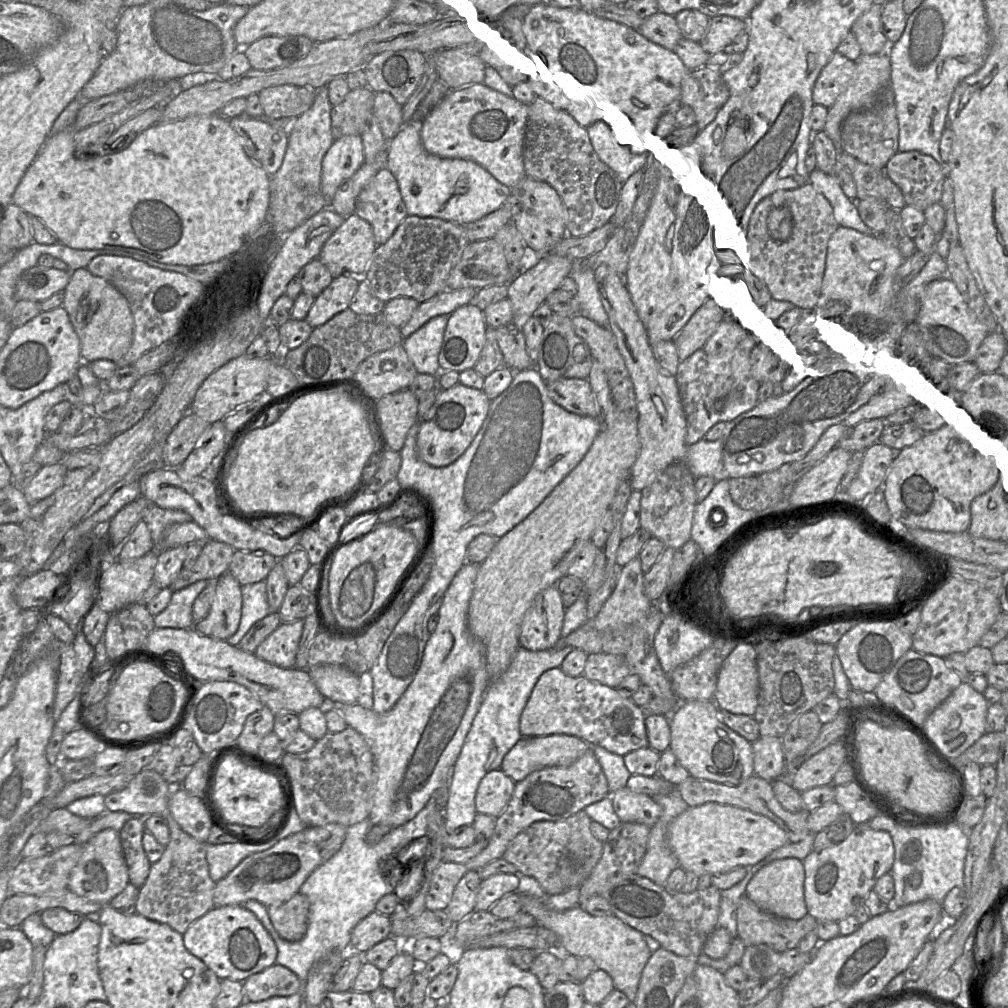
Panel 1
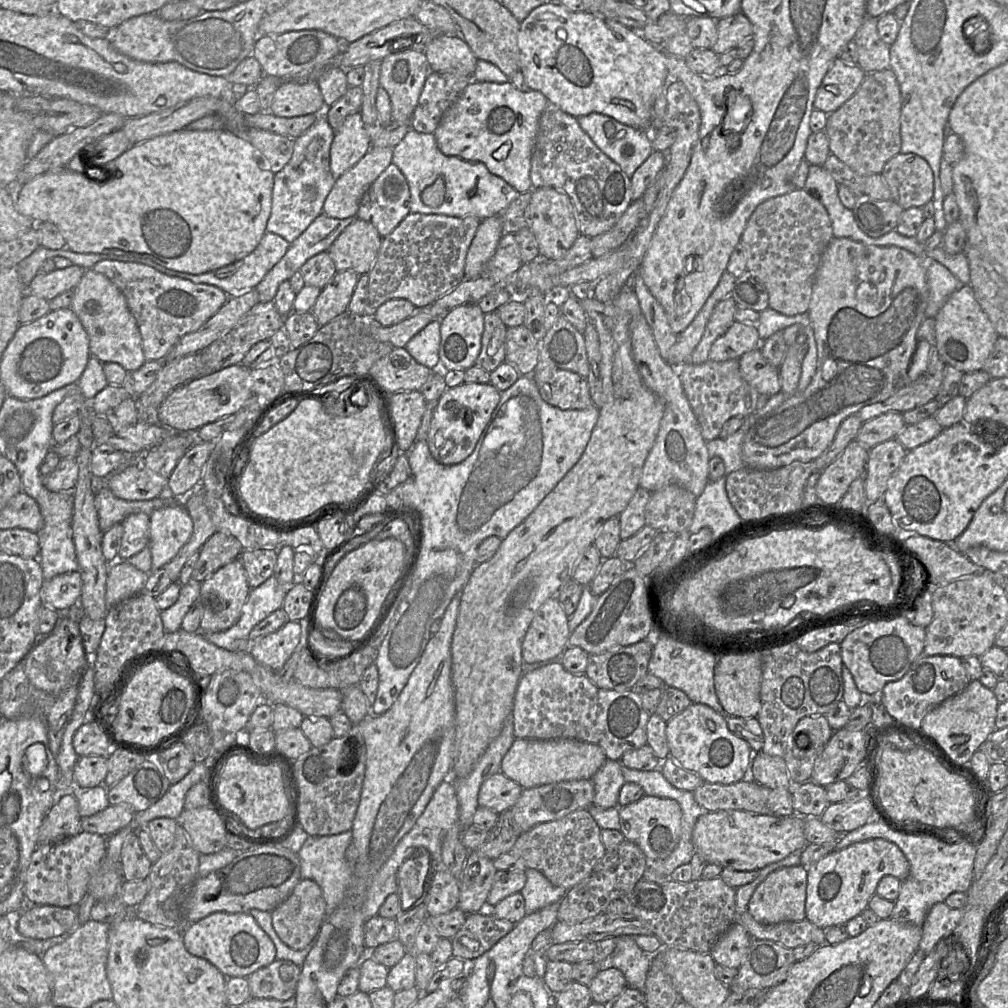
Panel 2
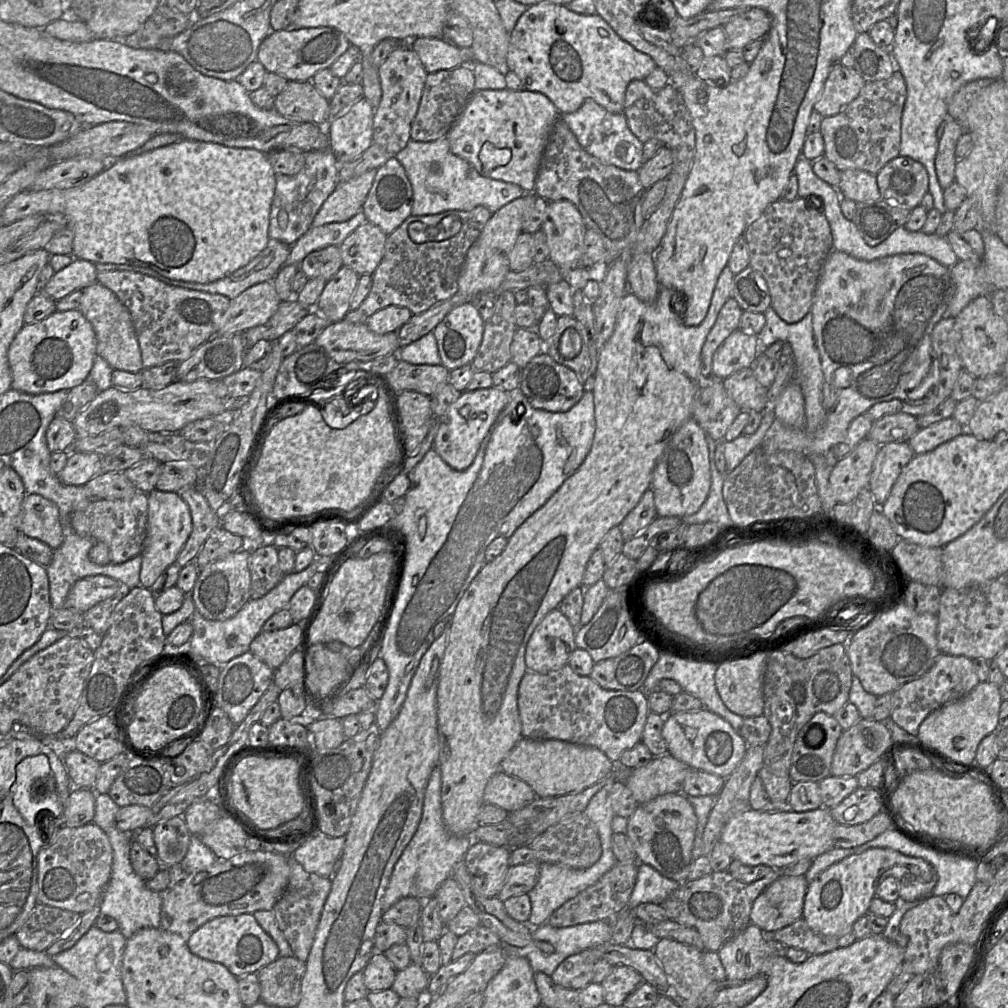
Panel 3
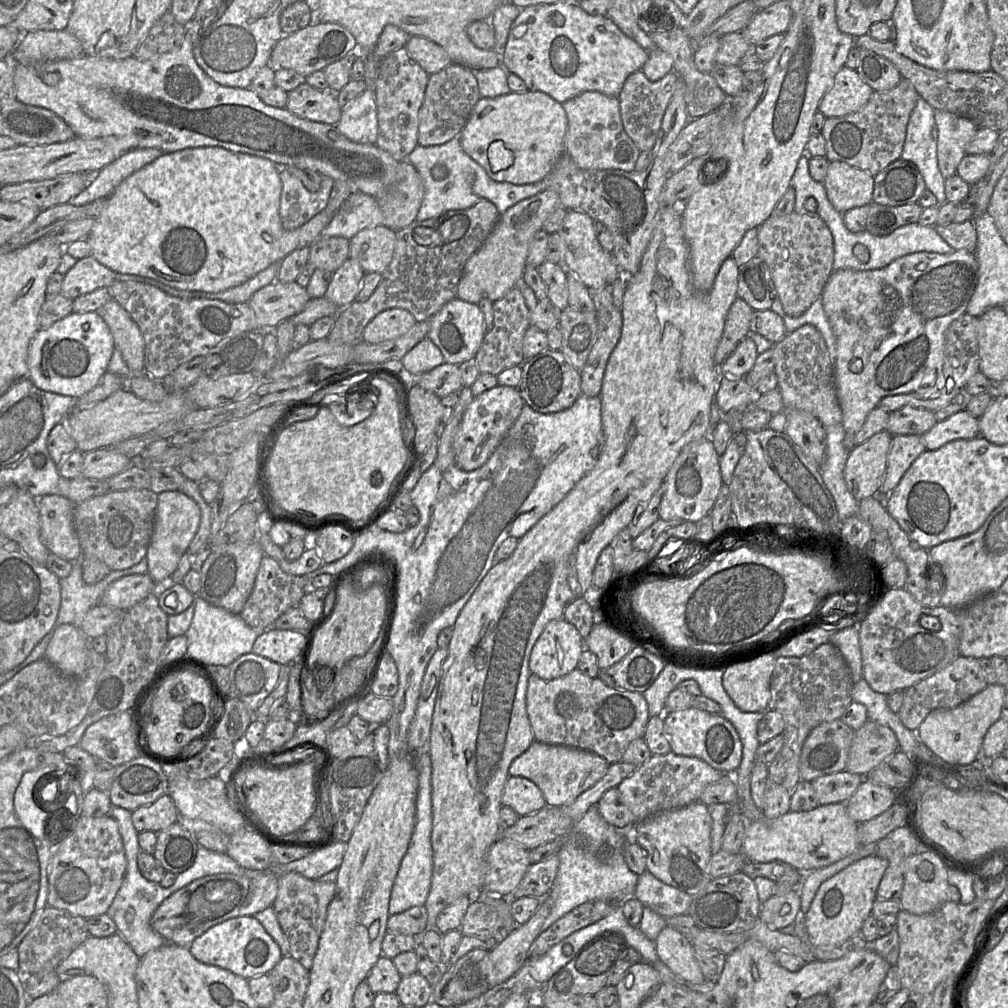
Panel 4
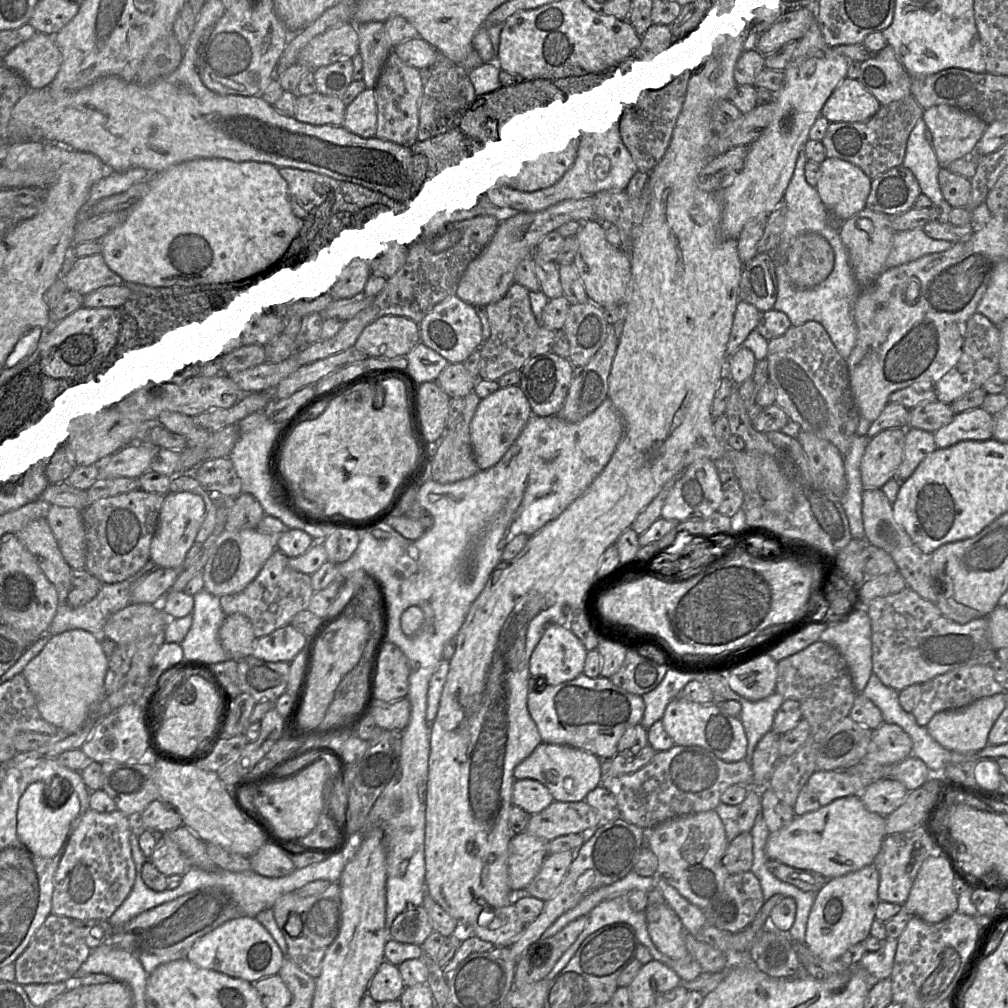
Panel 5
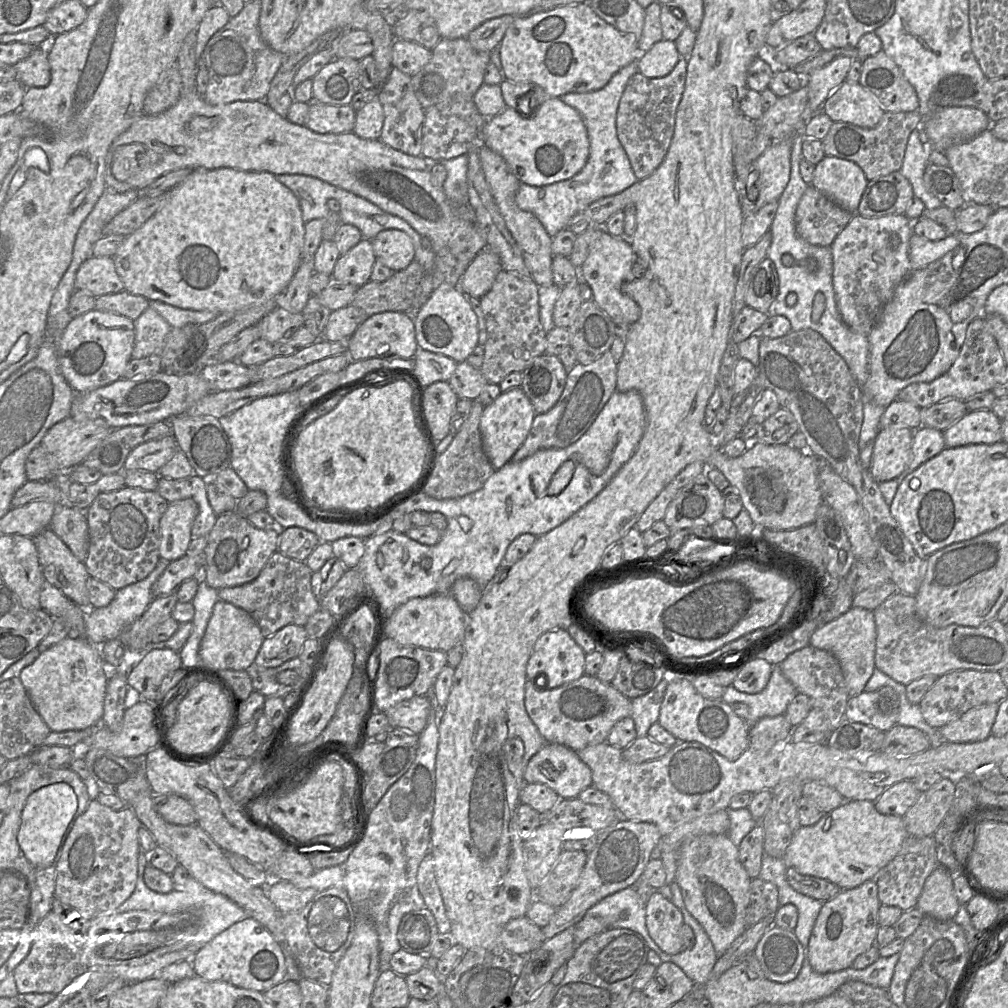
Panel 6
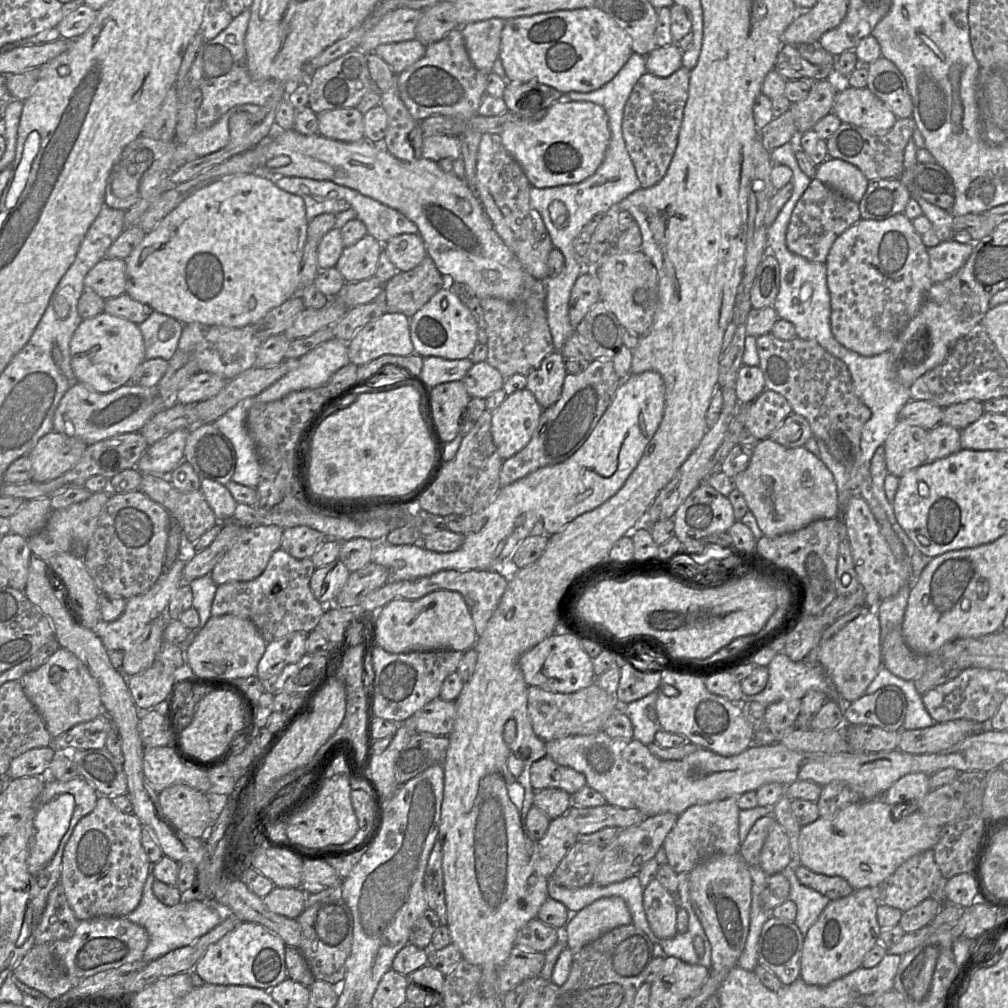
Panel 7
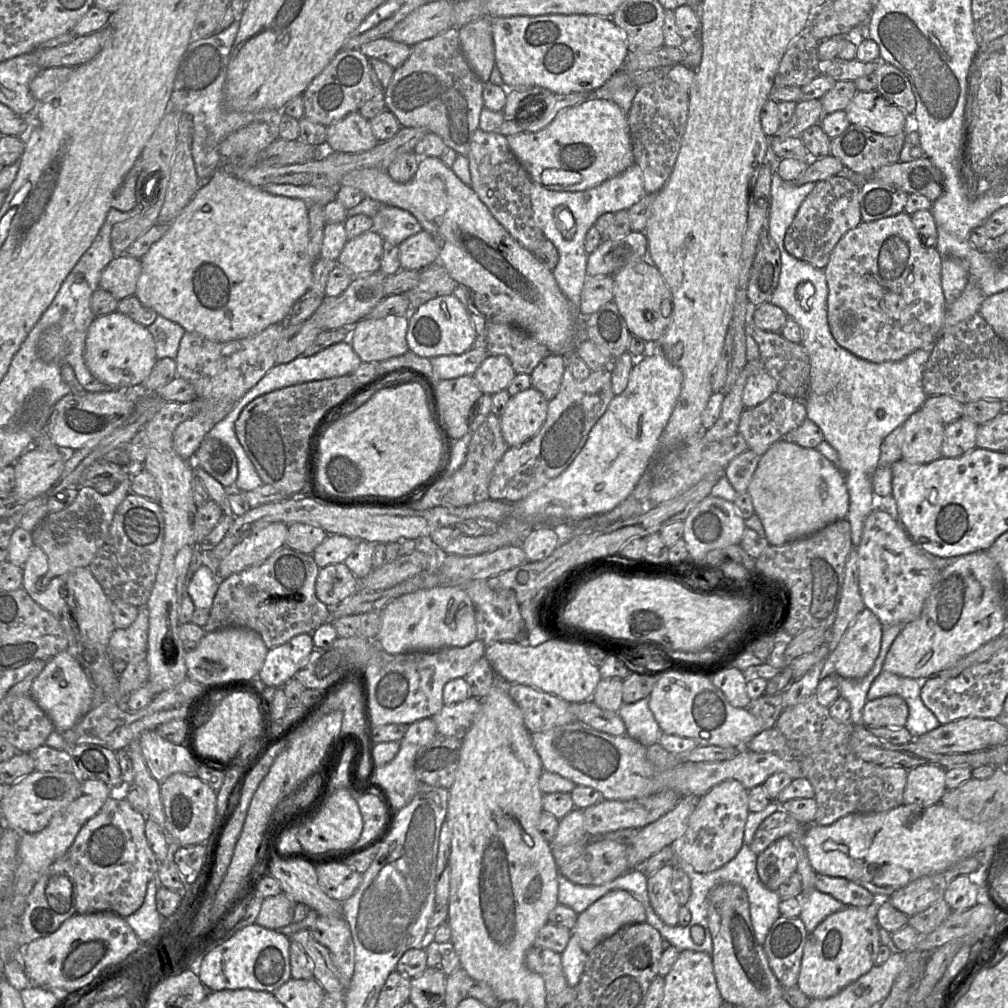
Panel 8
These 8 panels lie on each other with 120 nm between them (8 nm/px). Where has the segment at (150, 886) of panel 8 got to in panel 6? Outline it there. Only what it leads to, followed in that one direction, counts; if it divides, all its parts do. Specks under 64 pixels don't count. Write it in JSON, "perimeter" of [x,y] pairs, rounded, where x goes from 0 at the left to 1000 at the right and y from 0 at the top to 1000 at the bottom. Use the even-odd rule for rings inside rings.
{"perimeter":[[[139,840],[137,847],[137,870],[134,883],[132,887],[115,902],[115,905],[125,906],[131,903],[146,903],[159,906],[187,906],[188,908],[193,909],[196,912],[196,923],[191,929],[182,932],[182,934],[184,934],[184,939],[181,941],[187,939],[197,939],[198,941],[229,918],[247,910],[245,906],[231,894],[222,888],[206,883],[190,870],[188,871],[180,883],[172,883],[167,887],[158,887],[149,883],[143,875],[143,863],[146,858],[144,846]]]}

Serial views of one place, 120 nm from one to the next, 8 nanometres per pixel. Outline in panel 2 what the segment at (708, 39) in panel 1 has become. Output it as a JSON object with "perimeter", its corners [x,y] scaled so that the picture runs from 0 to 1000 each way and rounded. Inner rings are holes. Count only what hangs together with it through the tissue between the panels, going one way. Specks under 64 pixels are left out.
{"perimeter":[[[737,12],[709,21],[712,38],[705,49],[712,55],[731,48],[741,37],[747,37],[746,24]]]}

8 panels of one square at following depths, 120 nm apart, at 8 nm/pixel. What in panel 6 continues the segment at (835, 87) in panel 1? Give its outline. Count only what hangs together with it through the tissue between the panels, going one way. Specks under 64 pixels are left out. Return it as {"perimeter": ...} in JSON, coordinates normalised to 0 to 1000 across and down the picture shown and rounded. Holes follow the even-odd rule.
{"perimeter":[[[837,80],[818,99],[814,109],[826,121],[838,121],[864,128],[870,125],[878,110],[863,90],[852,81]]]}

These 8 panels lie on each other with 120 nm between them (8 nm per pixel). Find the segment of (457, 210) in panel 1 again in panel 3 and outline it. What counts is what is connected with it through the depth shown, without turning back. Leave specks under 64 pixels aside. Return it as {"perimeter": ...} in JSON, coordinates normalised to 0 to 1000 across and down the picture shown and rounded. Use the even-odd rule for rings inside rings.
{"perimeter":[[[443,136],[426,141],[407,138],[392,156],[401,166],[410,188],[410,214],[430,213],[444,208],[466,209],[475,203],[489,212],[522,191],[513,183],[475,173],[462,159],[447,151]]]}

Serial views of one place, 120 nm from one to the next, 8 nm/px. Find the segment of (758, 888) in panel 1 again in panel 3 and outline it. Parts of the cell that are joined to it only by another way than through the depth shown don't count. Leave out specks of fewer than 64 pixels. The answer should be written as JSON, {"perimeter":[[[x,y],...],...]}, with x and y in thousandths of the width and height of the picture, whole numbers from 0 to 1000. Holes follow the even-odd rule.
{"perimeter":[[[798,868],[773,870],[748,893],[745,916],[768,925],[796,911],[802,878]]]}

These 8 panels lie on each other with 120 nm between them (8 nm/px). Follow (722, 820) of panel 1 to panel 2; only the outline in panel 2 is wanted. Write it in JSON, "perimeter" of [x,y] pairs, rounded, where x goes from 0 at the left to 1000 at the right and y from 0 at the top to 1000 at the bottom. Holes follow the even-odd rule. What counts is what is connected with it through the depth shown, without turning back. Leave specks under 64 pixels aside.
{"perimeter":[[[739,804],[699,805],[692,811],[688,818],[687,836],[689,845],[694,846],[701,856],[731,864],[753,864],[763,857],[780,851],[790,843],[796,843],[801,838],[797,825],[796,810],[790,807],[783,810],[760,809]]]}

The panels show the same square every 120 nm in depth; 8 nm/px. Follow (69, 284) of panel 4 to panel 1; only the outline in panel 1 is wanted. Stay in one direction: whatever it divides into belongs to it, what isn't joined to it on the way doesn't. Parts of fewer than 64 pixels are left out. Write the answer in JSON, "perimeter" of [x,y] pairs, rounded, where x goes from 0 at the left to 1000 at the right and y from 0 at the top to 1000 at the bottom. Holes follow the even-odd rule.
{"perimeter":[[[36,263],[24,269],[15,286],[15,297],[41,301],[58,290],[63,290],[72,270]]]}

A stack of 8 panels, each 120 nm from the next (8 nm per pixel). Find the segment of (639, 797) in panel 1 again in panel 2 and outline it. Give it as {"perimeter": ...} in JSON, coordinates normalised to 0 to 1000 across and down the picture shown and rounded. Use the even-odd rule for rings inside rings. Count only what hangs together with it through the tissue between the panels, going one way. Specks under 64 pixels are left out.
{"perimeter":[[[639,789],[614,802],[615,825],[630,836],[643,853],[661,851],[672,839],[676,826],[677,805],[672,795]]]}

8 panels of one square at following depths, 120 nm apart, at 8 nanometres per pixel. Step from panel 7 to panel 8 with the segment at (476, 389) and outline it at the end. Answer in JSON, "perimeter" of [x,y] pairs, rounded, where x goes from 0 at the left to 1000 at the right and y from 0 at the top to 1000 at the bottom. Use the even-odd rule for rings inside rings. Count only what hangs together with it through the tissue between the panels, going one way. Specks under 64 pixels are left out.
{"perimeter":[[[485,352],[469,371],[479,391],[489,392],[503,387],[512,369],[504,354]]]}

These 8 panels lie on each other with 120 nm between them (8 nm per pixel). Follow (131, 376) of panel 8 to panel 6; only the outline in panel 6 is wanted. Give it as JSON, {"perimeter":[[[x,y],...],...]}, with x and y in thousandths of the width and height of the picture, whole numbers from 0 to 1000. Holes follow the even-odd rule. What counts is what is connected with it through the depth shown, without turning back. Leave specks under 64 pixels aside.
{"perimeter":[[[89,308],[73,314],[64,325],[57,344],[61,370],[74,391],[82,391],[123,374],[133,344],[133,318],[123,313]]]}

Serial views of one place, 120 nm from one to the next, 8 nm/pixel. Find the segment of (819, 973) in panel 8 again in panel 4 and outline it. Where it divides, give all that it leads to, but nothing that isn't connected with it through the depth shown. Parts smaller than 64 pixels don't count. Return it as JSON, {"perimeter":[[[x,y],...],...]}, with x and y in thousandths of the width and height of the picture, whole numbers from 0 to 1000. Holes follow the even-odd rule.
{"perimeter":[[[863,848],[843,857],[813,880],[800,910],[800,922],[807,938],[814,941],[825,941],[854,927],[854,921],[864,908],[870,882],[881,860],[881,854]]]}

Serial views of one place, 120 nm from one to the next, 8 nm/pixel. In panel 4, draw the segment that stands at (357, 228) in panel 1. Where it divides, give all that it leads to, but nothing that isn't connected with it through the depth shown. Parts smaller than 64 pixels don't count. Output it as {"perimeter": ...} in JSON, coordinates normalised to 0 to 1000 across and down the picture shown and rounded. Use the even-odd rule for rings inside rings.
{"perimeter":[[[375,223],[353,231],[346,238],[346,255],[353,258],[362,271],[379,272],[387,262],[393,242],[393,230]]]}

